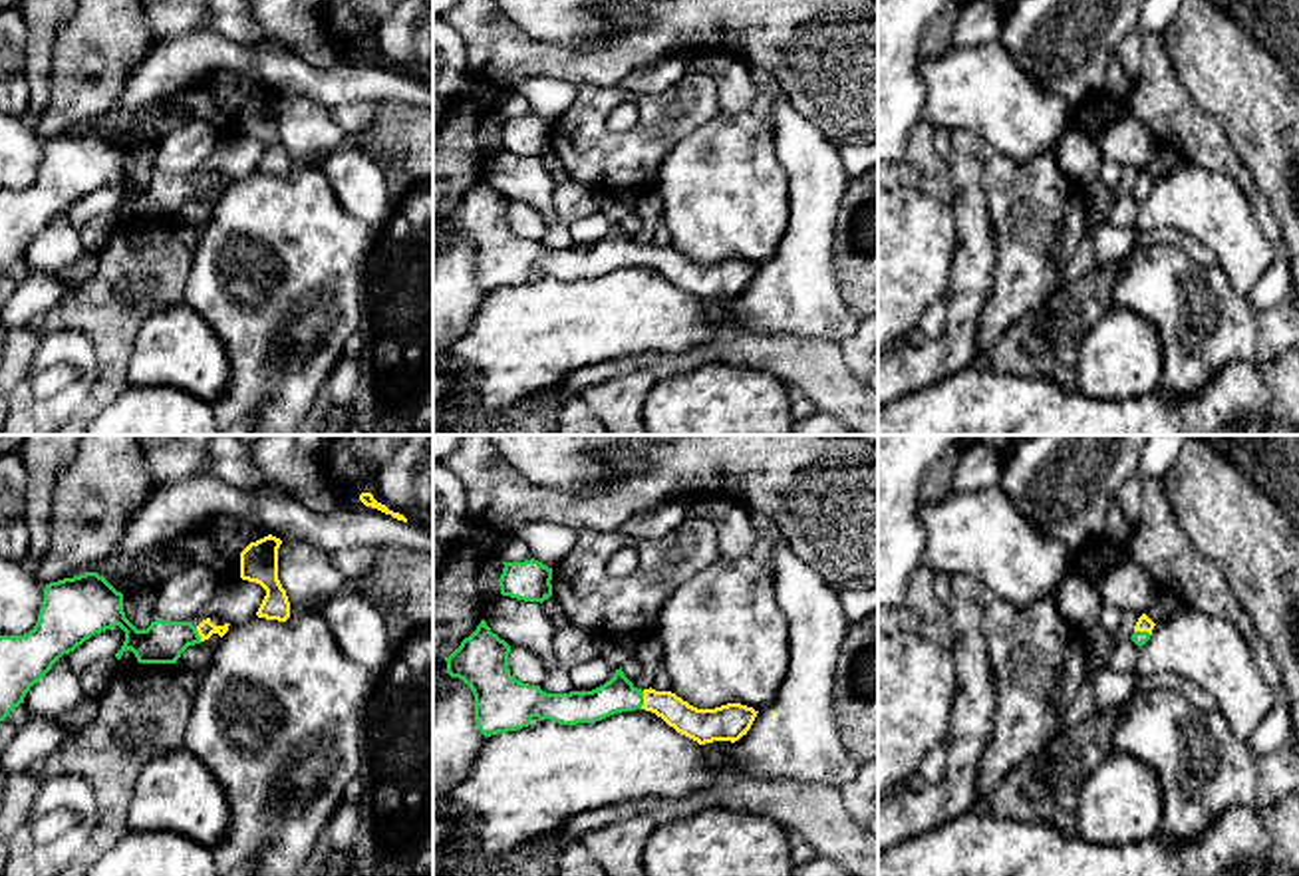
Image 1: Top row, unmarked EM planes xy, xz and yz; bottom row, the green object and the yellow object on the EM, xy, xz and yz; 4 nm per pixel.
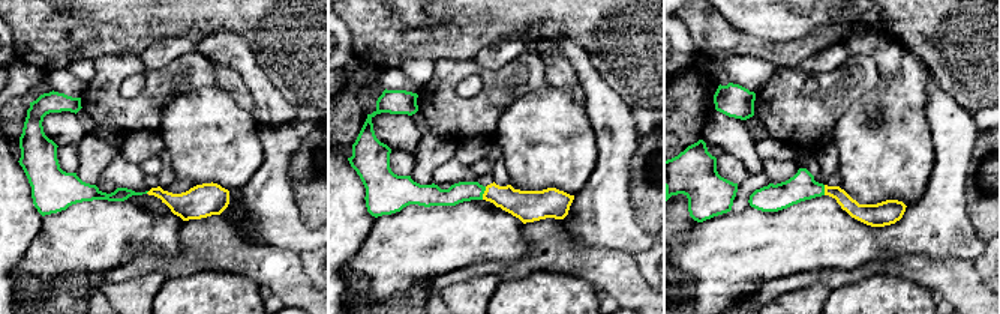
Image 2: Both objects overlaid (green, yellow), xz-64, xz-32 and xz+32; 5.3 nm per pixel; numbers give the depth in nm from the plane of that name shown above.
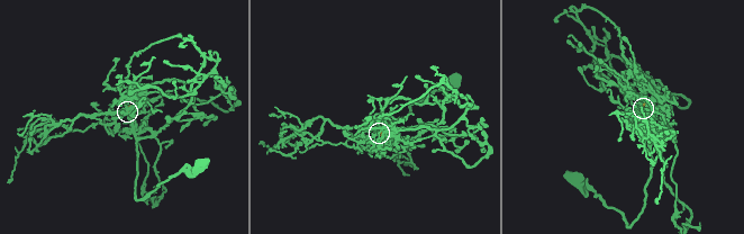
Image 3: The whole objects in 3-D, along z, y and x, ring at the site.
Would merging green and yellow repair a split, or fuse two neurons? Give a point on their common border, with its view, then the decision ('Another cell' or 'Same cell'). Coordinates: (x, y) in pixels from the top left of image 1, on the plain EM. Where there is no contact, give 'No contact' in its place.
Touches green at xz (642, 255). Same cell

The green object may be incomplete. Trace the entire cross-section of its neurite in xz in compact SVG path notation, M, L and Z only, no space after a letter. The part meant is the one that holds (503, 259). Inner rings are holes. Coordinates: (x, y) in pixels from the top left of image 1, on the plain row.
M485 175L445 213L447 228L463 234L475 250L475 278L485 292L528 282L534 272L562 280L596 278L614 268L646 264L661 272L677 288L699 300L713 296L739 296L751 284L759 266L741 258L727 258L715 264L697 264L671 246L638 244L620 224L604 240L592 246L546 248L540 240L528 240L510 230L510 201L491 187Z

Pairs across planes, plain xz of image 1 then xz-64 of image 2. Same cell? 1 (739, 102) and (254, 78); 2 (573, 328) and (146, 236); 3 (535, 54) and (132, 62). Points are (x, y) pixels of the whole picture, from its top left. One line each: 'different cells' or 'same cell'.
1: different cells
2: same cell
3: different cells

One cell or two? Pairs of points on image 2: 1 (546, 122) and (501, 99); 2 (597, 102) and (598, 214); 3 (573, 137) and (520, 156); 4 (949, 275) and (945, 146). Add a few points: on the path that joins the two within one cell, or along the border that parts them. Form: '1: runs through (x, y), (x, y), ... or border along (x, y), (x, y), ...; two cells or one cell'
1: border along (543, 87), (519, 96), (502, 113), (494, 134); two cells
2: runs through (615, 129), (615, 153), (609, 187); one cell
3: runs through (559, 140), (547, 141), (534, 155); one cell
4: border along (915, 253), (940, 259), (967, 259), (972, 262); two cells

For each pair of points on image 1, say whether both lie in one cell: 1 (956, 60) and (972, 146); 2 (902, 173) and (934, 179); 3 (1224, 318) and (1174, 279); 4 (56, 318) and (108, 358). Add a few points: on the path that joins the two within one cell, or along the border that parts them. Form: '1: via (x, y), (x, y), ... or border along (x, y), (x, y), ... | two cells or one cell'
1: border along (952, 130), (972, 130), (994, 147) | two cells
2: via (910, 173), (926, 173) | one cell
3: via (1212, 316), (1186, 291) | one cell
4: via (72, 318), (84, 318), (108, 342) | one cell

